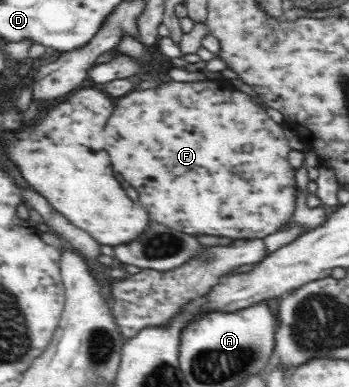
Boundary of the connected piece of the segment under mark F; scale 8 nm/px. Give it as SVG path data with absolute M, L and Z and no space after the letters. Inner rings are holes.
M204 79L195 82L168 81L160 82L154 88L140 90L134 88L129 95L120 98L116 111L112 111L106 123L105 139L106 153L110 156L111 167L136 187L140 193L140 204L148 212L151 220L172 227L176 231L194 235L218 235L218 237L231 237L232 239L264 238L270 233L276 233L290 219L292 219L297 204L297 188L295 171L288 162L288 155L293 149L288 146L282 127L272 120L268 111L258 105L249 95L239 90L222 89L217 80Z

